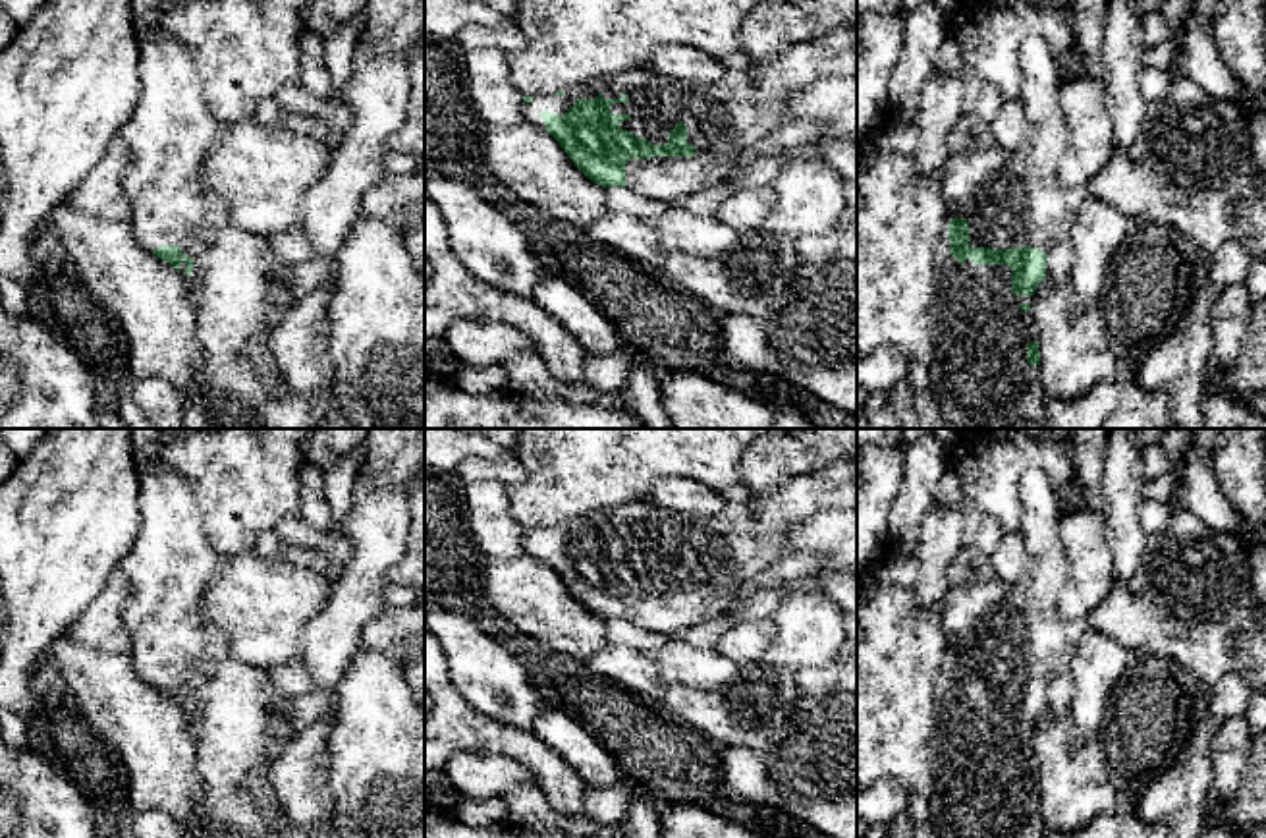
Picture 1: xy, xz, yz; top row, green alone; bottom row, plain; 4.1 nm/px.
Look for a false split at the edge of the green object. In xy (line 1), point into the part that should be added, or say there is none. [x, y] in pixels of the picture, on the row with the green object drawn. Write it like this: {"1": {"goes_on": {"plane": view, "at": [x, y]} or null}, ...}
{"1": {"goes_on": {"plane": "xy", "at": [236, 279]}}}

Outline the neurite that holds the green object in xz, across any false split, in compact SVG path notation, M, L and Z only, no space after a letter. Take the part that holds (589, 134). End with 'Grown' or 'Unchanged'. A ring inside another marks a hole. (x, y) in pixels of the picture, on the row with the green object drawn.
M839 27L811 42L793 42L774 56L757 60L747 70L726 71L714 83L689 83L650 68L623 70L554 95L523 97L521 112L525 122L550 133L591 182L602 187L625 187L652 201L670 203L722 183L749 147L785 122L785 104L793 95L822 77L853 73L857 73L857 33Z. Grown

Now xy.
M131 0L137 41L139 95L120 137L131 151L124 189L131 207L131 230L139 245L191 278L195 332L205 361L197 380L183 392L185 429L315 429L311 405L297 390L272 400L257 371L239 361L251 338L266 328L266 313L289 292L289 272L268 249L264 237L241 230L230 205L197 185L205 156L222 135L203 98L193 54L162 27L162 0Z. Grown

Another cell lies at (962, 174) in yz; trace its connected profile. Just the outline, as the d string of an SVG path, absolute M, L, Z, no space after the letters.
M1000 149L977 151L948 156L942 166L942 197L946 203L957 203L973 193L992 172L1004 166L1007 154Z

